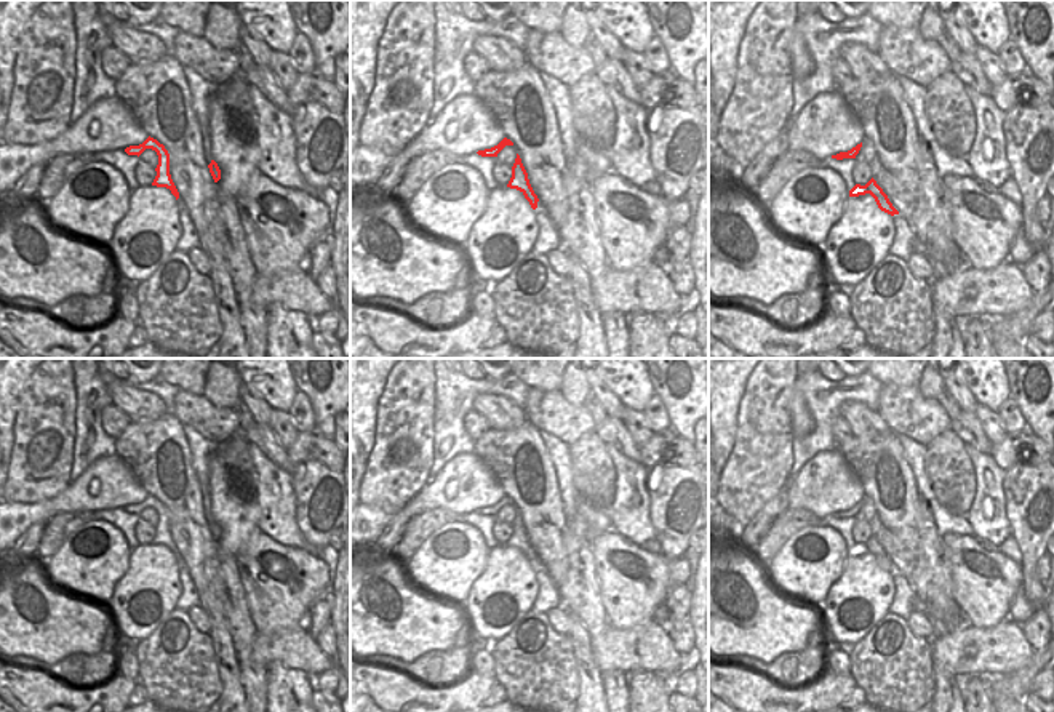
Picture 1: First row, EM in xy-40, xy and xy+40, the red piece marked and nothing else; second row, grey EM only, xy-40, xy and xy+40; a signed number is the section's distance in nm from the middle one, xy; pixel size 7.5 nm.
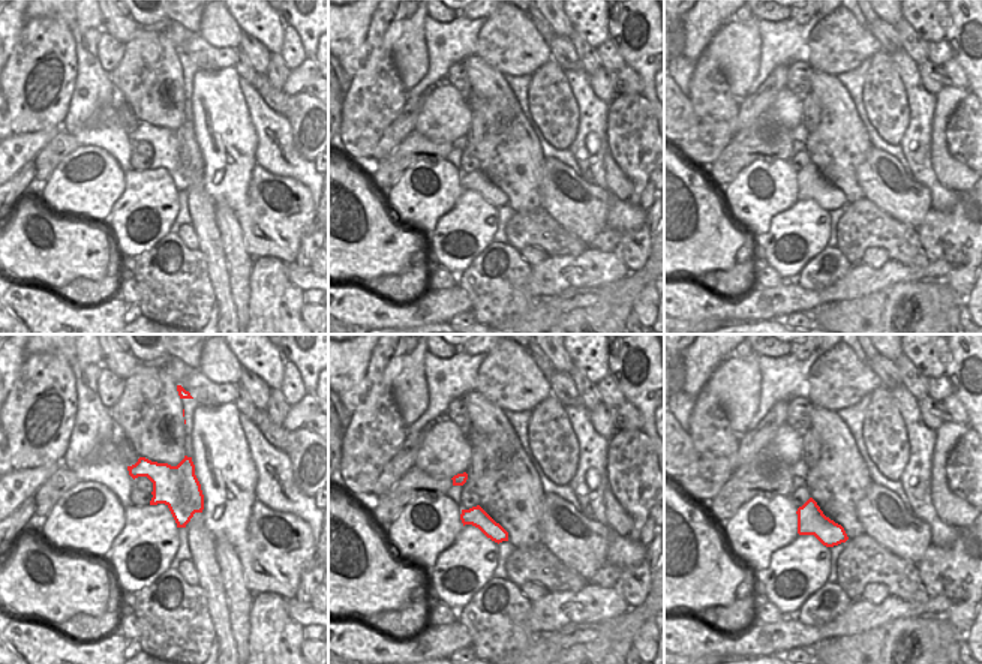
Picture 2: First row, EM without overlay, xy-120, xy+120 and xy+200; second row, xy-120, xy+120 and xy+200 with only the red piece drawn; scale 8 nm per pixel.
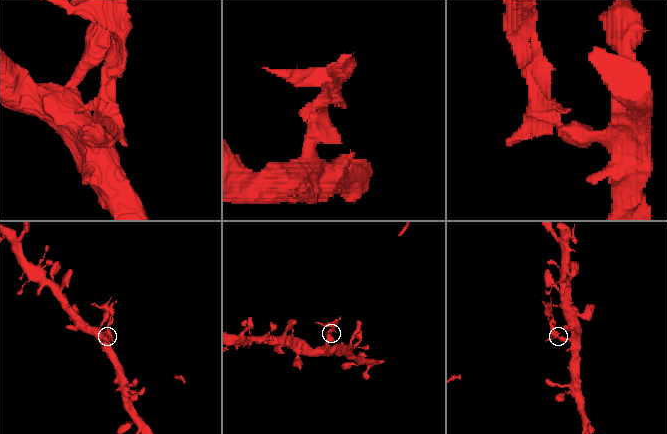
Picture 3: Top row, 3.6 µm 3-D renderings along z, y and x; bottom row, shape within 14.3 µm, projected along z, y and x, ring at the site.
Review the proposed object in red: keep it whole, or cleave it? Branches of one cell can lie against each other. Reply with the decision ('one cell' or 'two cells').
two cells

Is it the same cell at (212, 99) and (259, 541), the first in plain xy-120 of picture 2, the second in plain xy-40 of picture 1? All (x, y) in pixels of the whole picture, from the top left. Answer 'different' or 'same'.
different

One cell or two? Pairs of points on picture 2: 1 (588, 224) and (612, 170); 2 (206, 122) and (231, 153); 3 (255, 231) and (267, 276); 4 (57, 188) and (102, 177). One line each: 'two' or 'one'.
1: two
2: one
3: two
4: one

